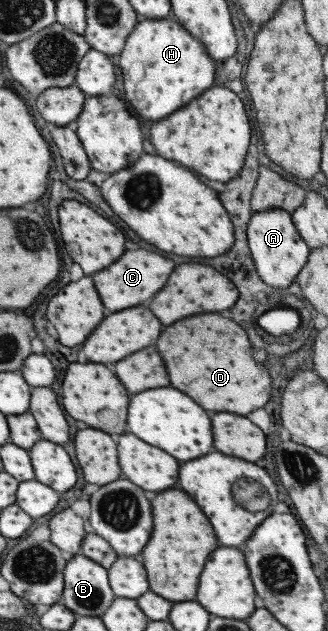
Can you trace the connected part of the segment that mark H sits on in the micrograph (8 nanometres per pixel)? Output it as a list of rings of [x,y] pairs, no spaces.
[[[139,18],[118,56],[124,98],[144,120],[158,122],[212,86],[214,60],[178,22]]]

